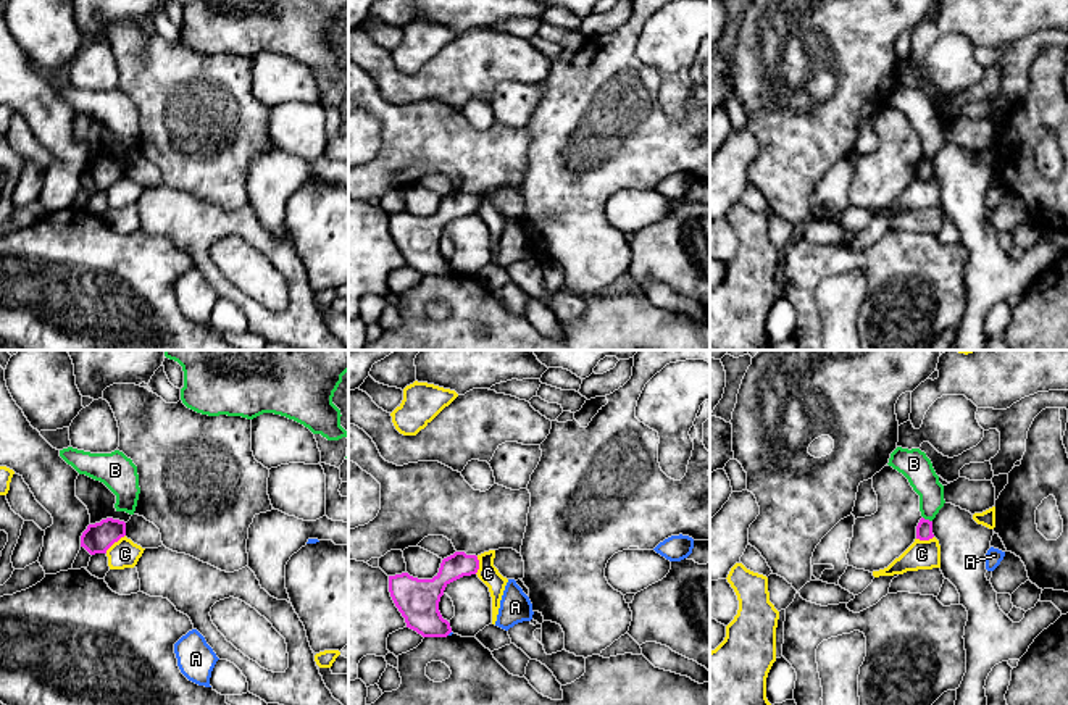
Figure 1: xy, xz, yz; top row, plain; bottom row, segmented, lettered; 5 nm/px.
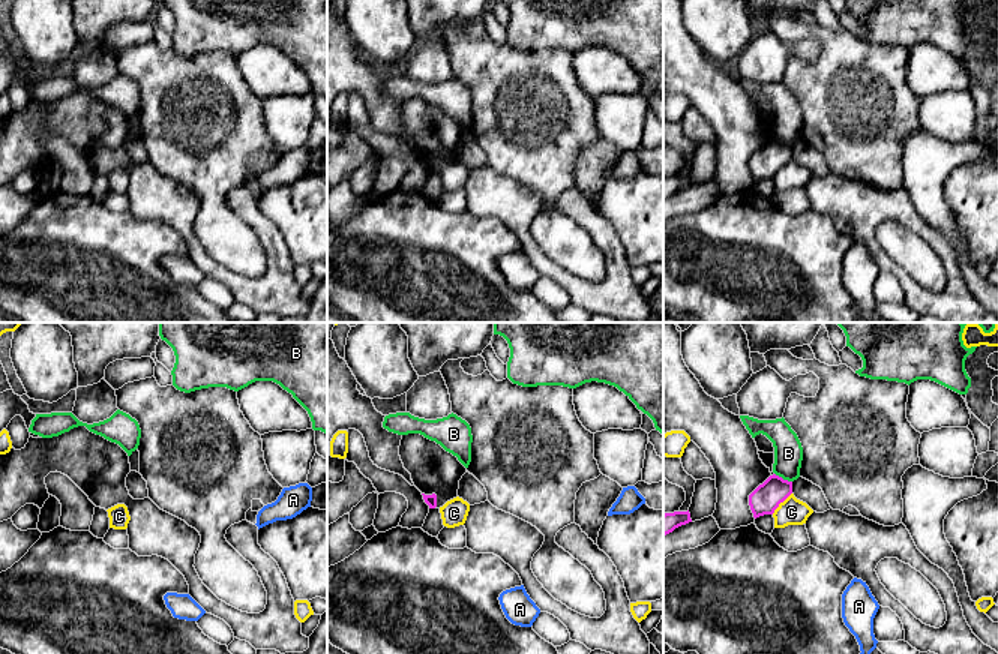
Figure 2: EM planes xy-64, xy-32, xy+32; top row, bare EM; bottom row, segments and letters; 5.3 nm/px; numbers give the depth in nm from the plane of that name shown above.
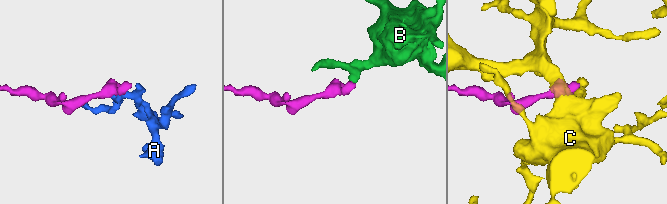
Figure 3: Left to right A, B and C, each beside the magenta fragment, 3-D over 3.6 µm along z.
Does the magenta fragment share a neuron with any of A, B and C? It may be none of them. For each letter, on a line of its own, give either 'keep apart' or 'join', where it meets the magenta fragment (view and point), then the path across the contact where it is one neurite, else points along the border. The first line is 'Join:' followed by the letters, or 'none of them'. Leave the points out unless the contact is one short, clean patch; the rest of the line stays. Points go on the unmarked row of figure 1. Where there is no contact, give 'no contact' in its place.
Join: none of them
A: keep apart; contact xz (449, 271); border xz (450, 270), (447, 273)
B: keep apart; contact yz (928, 158); border yz (923, 155), (931, 160)
C: keep apart; contact xy (115, 179); border xy (125, 173), (105, 191)

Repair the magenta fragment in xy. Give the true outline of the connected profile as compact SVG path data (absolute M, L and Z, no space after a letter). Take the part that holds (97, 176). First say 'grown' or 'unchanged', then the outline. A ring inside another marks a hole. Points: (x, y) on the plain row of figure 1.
unchanged; M113 156L89 163L81 174L81 186L90 194L106 192L106 189L126 174L126 161Z

